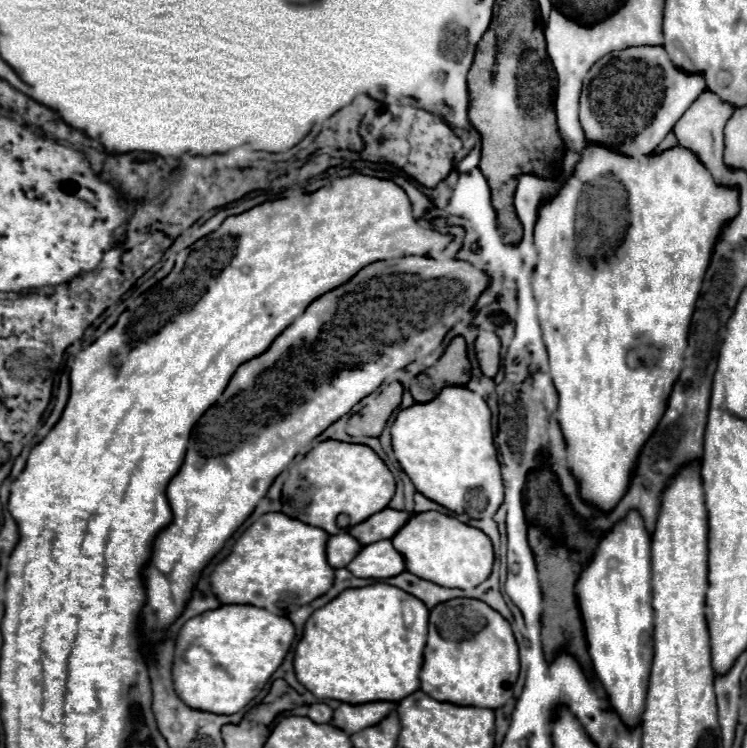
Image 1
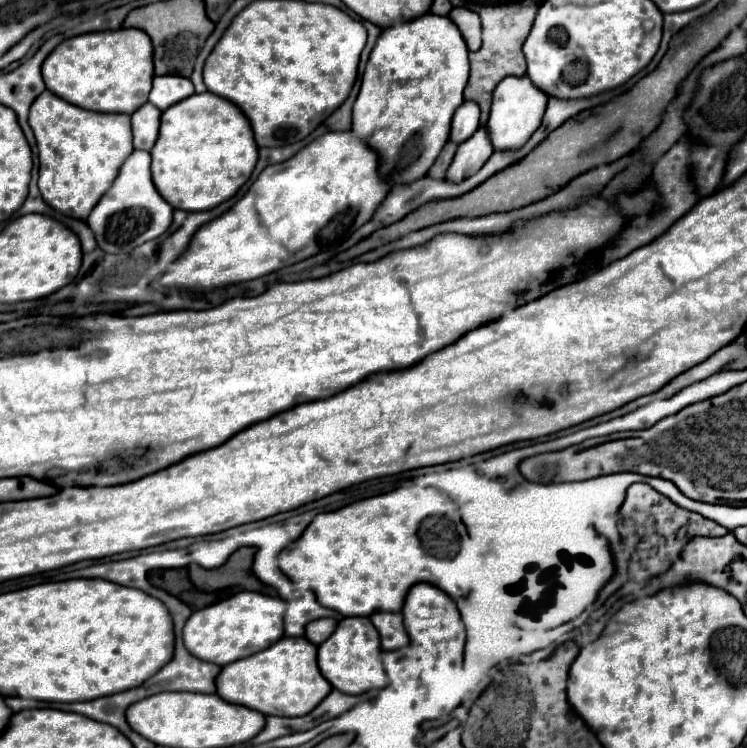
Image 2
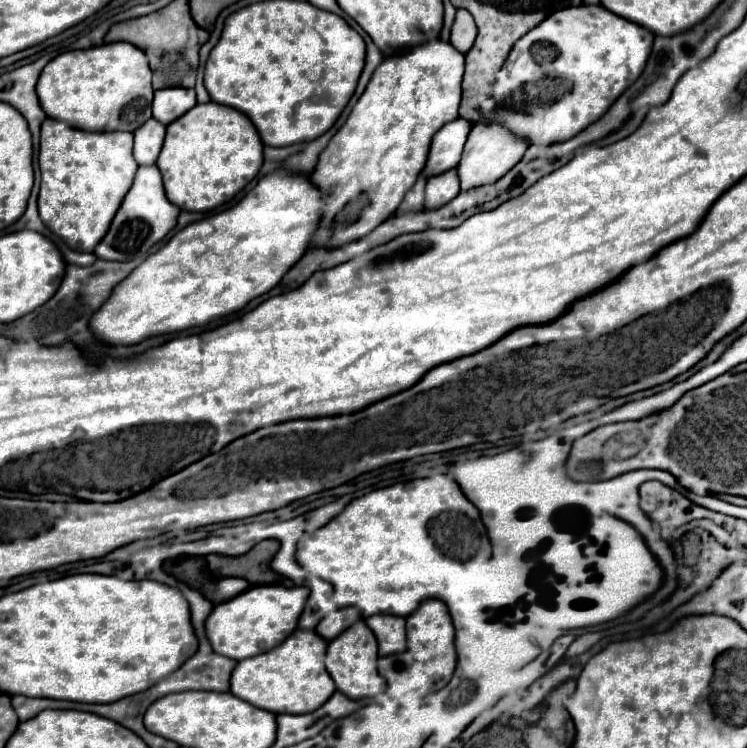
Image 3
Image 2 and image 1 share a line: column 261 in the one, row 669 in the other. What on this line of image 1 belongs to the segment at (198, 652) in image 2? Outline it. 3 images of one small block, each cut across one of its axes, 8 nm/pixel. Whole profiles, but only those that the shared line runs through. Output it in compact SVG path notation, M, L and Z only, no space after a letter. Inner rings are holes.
M630 512L600 540L592 562L580 574L576 596L596 678L610 696L616 714L626 726L630 726L630 730L634 730L644 714L646 688L654 658L650 538L638 512Z

